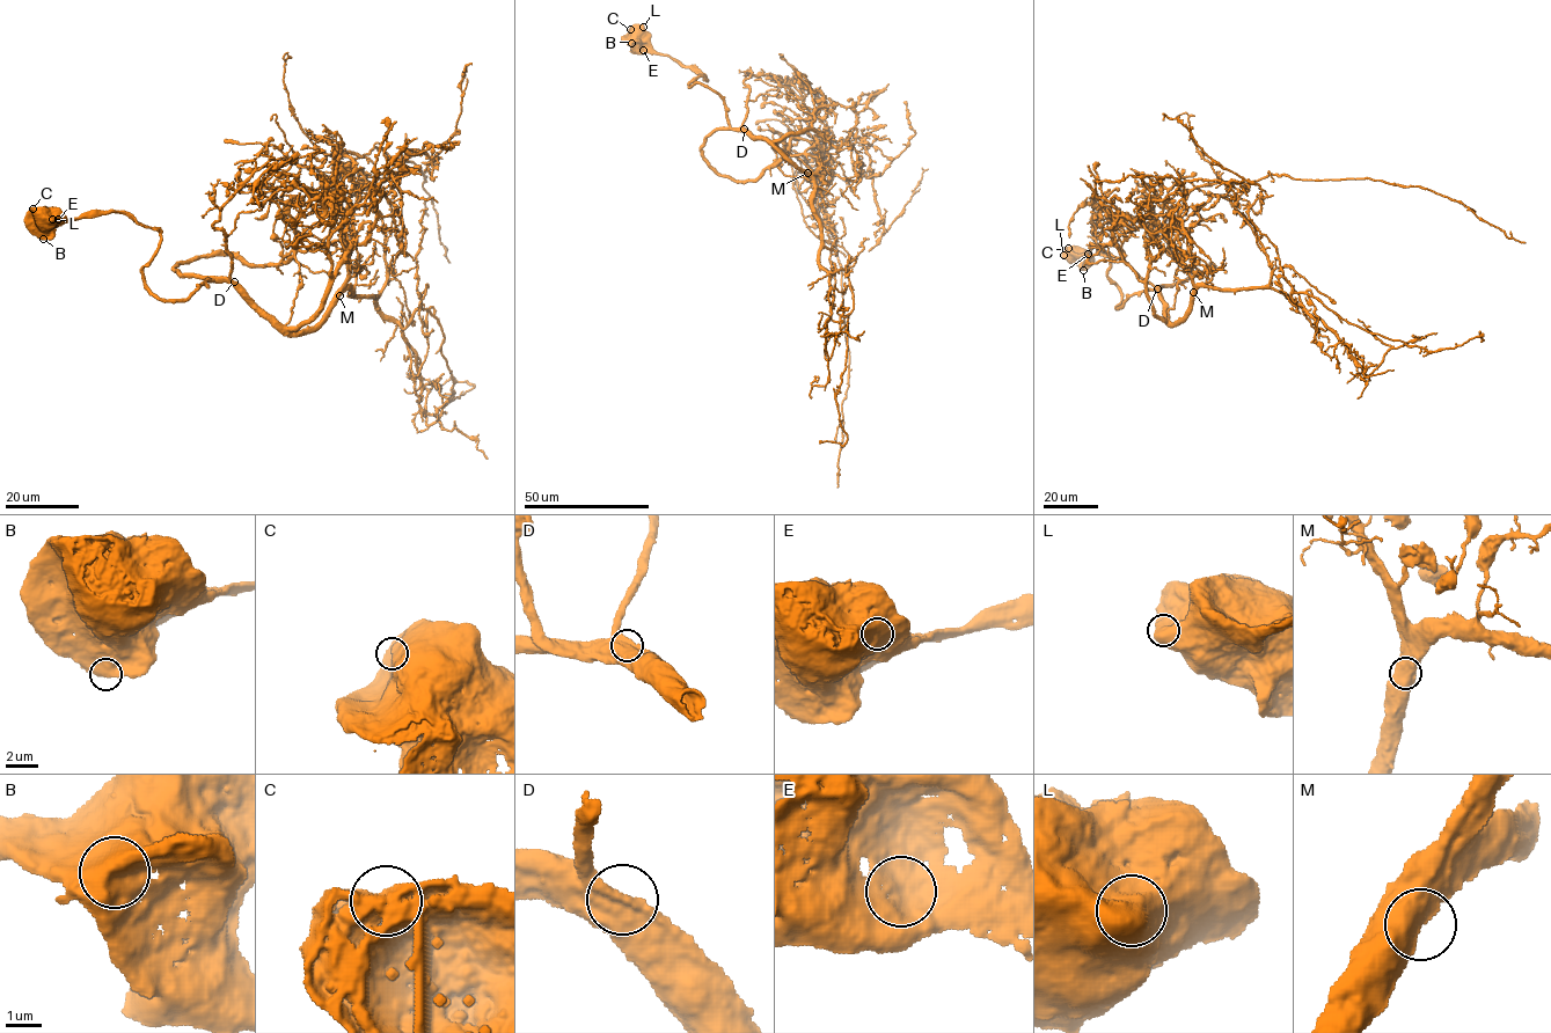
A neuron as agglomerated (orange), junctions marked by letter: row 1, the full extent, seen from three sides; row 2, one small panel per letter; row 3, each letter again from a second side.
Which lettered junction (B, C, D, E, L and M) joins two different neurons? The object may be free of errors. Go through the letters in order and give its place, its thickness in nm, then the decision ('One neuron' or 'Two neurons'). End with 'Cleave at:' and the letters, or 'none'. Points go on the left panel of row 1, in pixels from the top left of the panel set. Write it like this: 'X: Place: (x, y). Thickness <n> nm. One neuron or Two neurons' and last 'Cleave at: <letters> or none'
B: Place: (43, 239). Thickness 850 nm. One neuron
C: Place: (33, 209). Thickness 1050 nm. One neuron
D: Place: (234, 281). Thickness 950 nm. One neuron
E: Place: (58, 219). Thickness 900 nm. One neuron
L: Place: (52, 219). Thickness 1050 nm. One neuron
M: Place: (339, 295). Thickness 950 nm. One neuron
Cleave at: none

